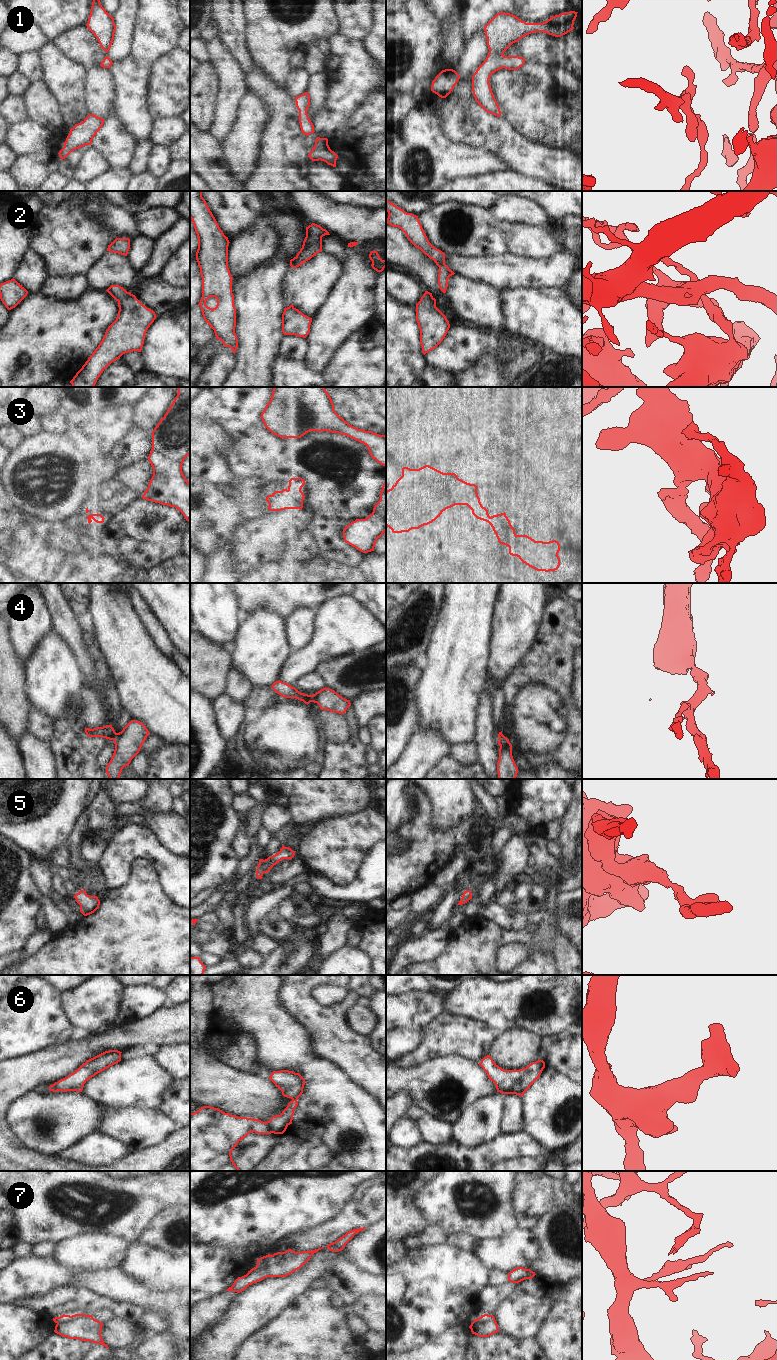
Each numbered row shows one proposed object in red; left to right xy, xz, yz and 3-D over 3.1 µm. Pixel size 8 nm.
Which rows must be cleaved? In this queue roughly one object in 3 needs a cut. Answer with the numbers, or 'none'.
4.

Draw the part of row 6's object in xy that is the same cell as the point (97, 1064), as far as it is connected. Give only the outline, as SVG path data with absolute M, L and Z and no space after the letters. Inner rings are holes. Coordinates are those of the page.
M118 1050L105 1051L89 1060L86 1060L77 1070L69 1074L67 1077L55 1082L49 1086L49 1090L53 1092L76 1091L82 1092L84 1084L96 1074L117 1064L121 1061L121 1053Z

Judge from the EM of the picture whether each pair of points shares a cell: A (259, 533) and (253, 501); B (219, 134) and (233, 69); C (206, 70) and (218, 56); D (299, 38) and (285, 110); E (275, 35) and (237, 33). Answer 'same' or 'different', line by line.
A: different
B: same
C: different
D: different
E: different

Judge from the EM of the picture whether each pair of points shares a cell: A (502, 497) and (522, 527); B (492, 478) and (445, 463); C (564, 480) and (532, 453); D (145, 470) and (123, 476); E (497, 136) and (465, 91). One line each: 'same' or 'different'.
A: same
B: different
C: same
D: same
E: different

